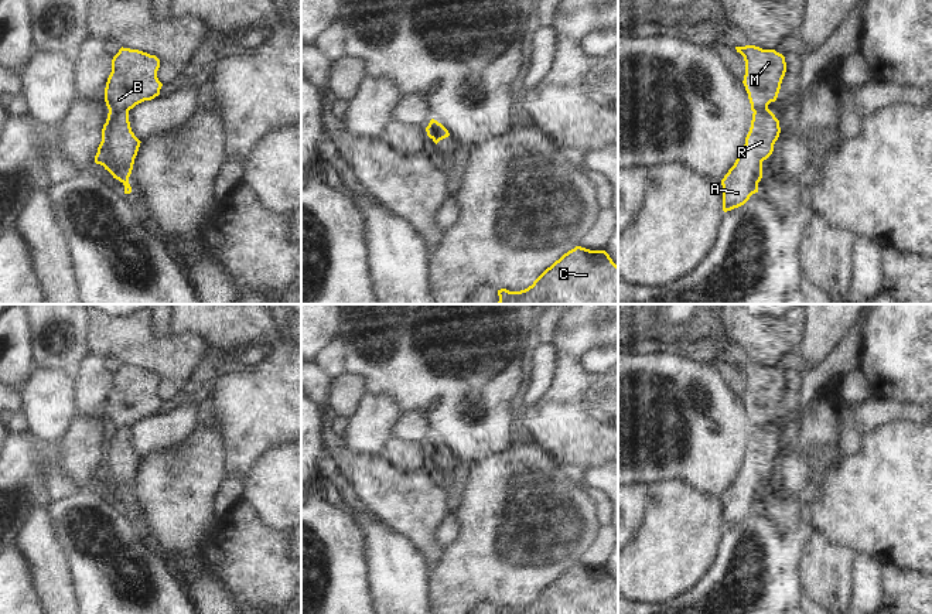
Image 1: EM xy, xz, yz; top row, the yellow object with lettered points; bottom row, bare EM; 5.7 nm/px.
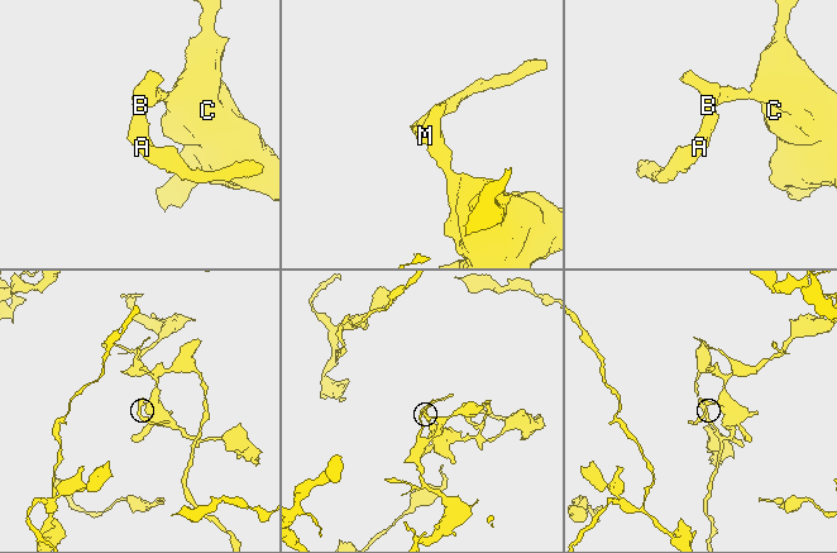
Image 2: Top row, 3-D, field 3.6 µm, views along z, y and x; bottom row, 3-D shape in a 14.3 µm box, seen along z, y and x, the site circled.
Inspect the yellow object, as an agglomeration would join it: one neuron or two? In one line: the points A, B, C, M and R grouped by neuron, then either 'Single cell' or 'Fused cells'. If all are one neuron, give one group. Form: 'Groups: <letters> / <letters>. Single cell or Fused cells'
Groups: A R / B C M. Fused cells.

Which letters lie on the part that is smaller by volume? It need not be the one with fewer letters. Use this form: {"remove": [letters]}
{"remove": ["A", "R"]}

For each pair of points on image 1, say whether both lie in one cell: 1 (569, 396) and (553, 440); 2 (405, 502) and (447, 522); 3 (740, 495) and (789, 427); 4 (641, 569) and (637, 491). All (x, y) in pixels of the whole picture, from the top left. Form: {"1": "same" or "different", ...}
{"1": "same", "2": "different", "3": "same", "4": "different"}

